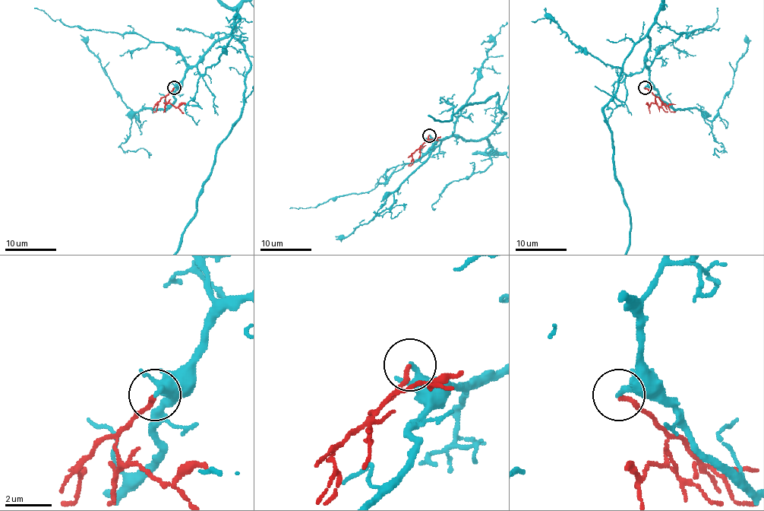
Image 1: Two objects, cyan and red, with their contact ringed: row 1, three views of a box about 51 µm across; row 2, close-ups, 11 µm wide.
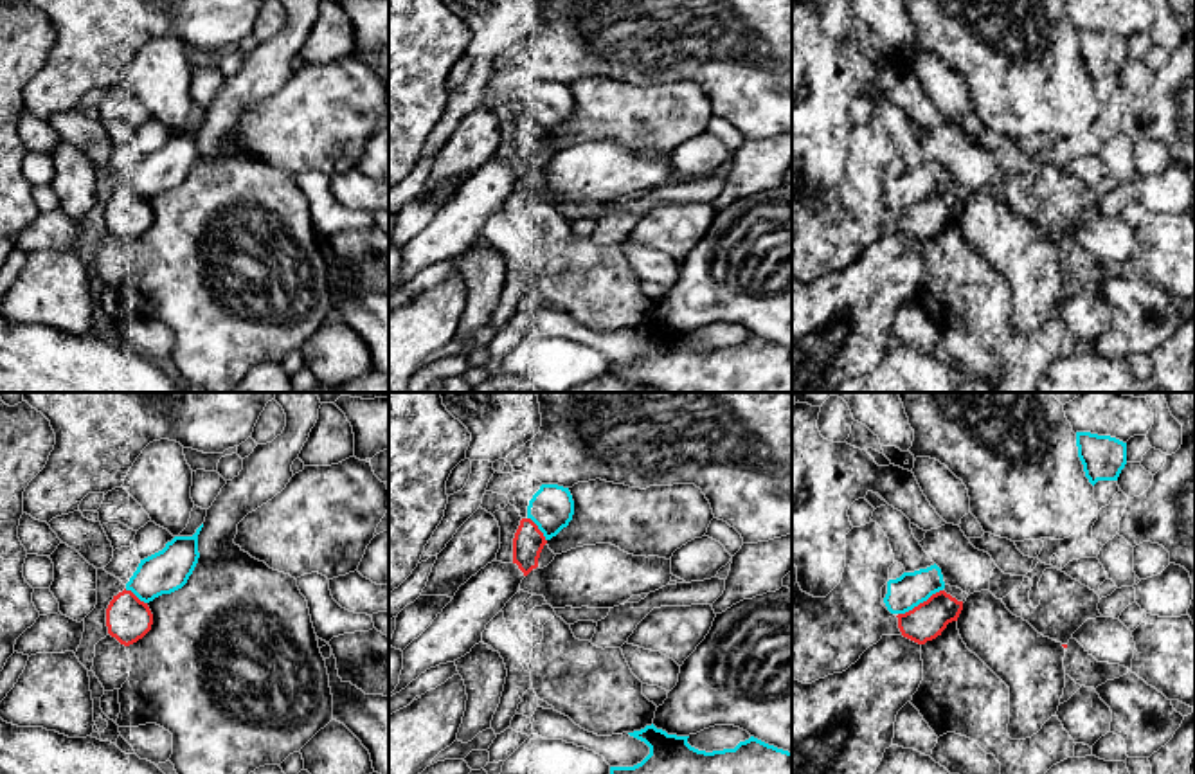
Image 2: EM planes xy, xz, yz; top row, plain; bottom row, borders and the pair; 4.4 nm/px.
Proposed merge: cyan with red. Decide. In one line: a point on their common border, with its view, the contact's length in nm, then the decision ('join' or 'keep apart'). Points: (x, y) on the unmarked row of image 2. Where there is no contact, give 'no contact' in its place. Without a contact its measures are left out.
yz (920, 198) | 240 nm | keep apart

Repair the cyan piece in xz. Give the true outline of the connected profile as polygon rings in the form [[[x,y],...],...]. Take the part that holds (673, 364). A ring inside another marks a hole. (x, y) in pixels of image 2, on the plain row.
[[[653,320],[628,331],[644,338],[650,351],[633,364],[610,364],[610,373],[617,378],[655,387],[659,392],[792,392],[792,349],[754,333],[734,346],[705,349],[691,344],[689,333],[668,331]]]

